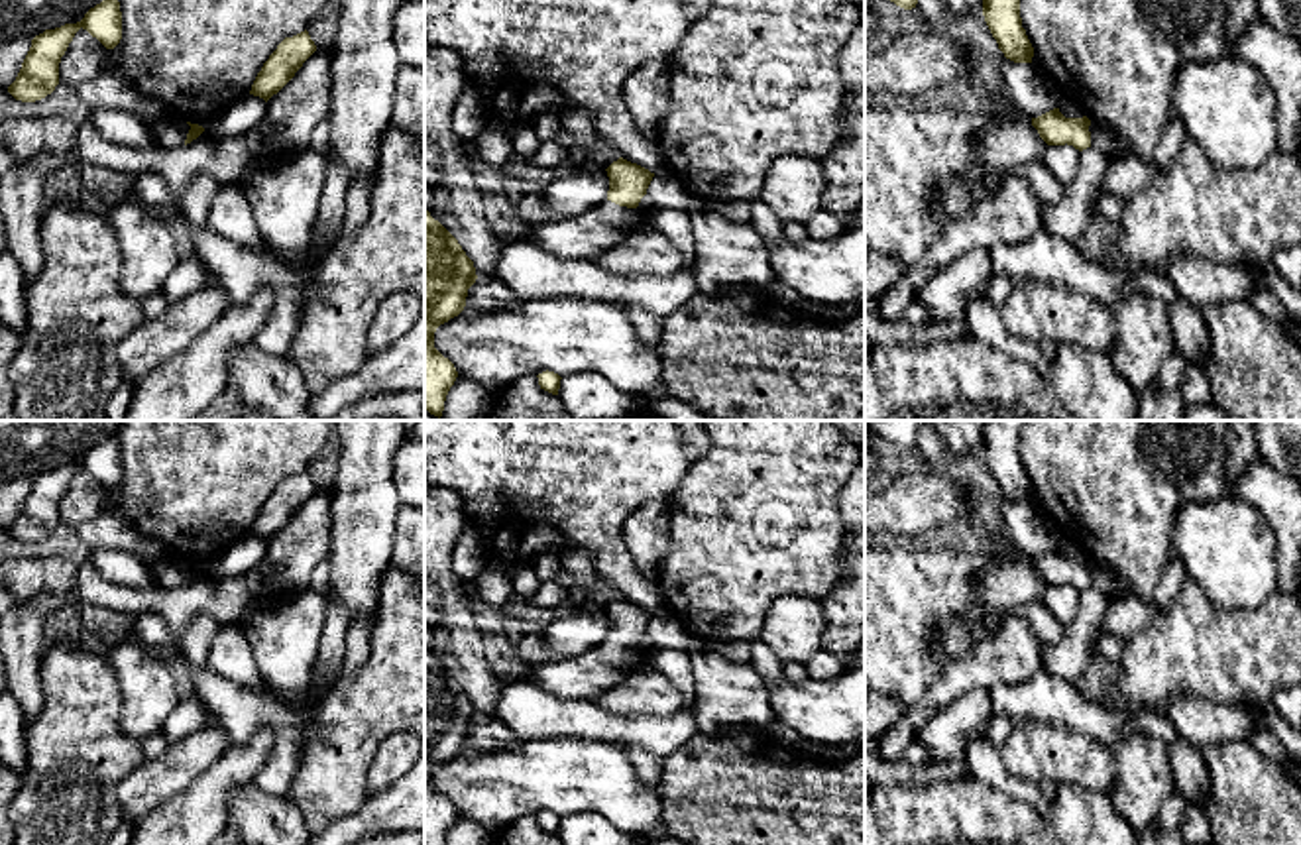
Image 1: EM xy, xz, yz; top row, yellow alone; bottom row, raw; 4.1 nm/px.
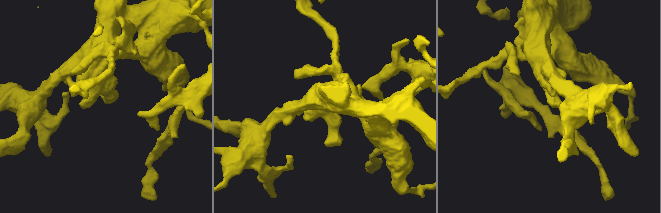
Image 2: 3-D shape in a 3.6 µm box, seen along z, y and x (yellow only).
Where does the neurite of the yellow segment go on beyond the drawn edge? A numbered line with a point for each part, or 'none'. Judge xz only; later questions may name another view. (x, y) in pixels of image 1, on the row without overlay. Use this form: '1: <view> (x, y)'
1: xz (602, 667)

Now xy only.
1: xy (169, 574)

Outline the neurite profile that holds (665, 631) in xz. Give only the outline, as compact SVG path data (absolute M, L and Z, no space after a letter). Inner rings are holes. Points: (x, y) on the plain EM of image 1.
M660 611L654 613L637 650L652 652L658 648L688 648L688 637L688 629L674 615Z

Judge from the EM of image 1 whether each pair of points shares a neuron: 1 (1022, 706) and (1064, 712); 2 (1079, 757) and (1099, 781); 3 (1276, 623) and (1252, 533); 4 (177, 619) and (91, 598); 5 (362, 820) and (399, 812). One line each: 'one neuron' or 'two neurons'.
1: one neuron
2: one neuron
3: two neurons
4: one neuron
5: one neuron

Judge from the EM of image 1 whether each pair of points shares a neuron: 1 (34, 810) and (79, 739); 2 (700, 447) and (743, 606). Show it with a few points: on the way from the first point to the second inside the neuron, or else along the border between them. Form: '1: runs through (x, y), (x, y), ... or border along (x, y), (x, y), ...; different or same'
1: runs through (52, 792), (52, 787), (75, 763), (75, 757); same
2: border along (710, 441), (710, 447), (692, 464); different

